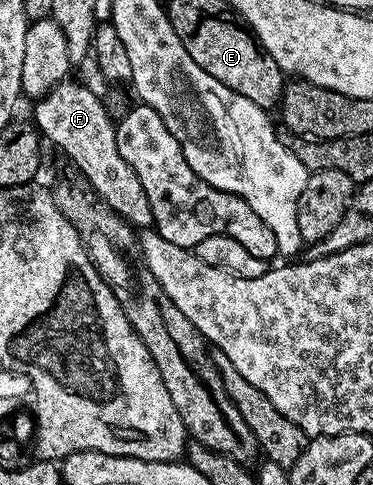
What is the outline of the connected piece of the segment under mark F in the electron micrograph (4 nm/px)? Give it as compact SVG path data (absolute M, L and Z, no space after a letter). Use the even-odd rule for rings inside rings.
M72 82L59 83L54 89L50 89L50 93L35 100L34 122L37 131L84 174L83 182L96 192L98 198L103 199L110 210L121 215L133 228L151 228L152 210L146 189L142 189L138 173L134 173L134 169L130 169L130 165L122 161L122 153L118 153L114 119L108 116L103 101L90 88Z

